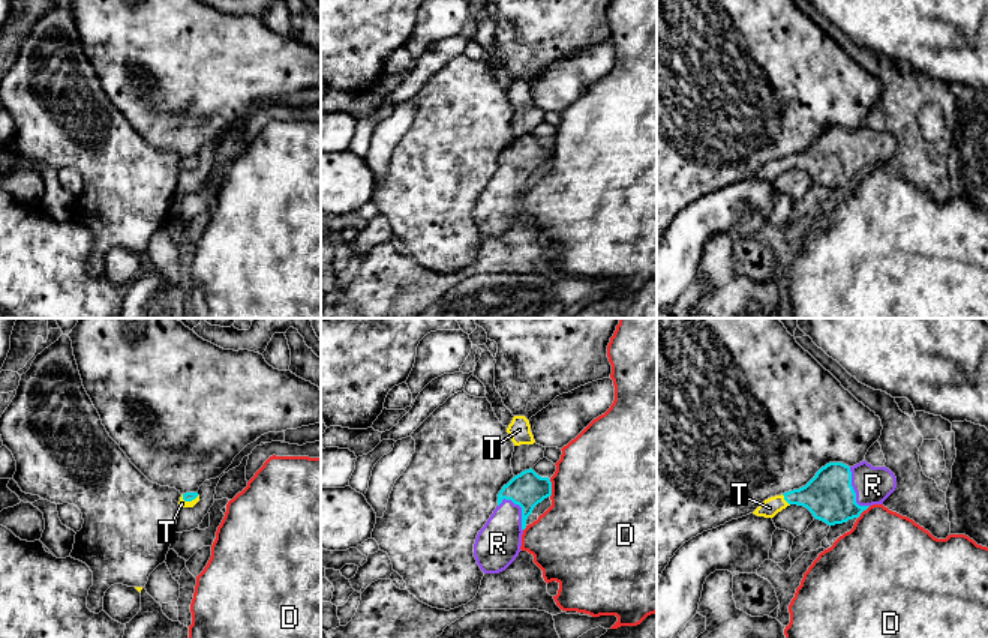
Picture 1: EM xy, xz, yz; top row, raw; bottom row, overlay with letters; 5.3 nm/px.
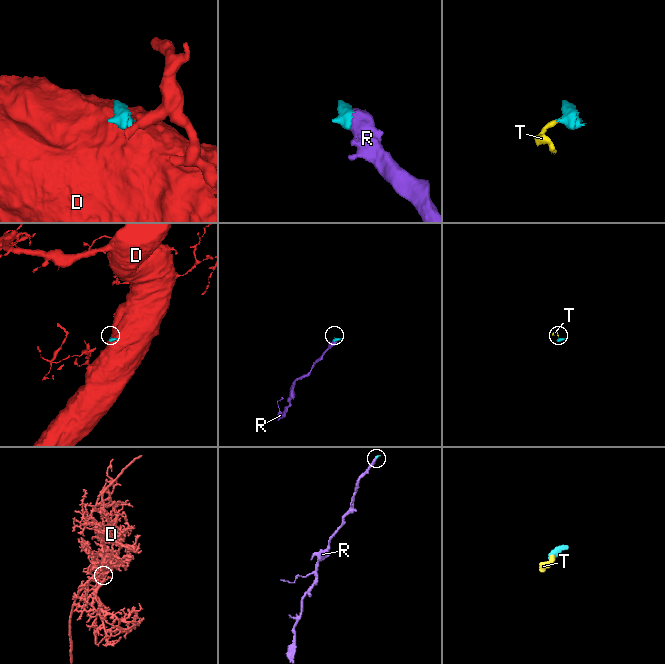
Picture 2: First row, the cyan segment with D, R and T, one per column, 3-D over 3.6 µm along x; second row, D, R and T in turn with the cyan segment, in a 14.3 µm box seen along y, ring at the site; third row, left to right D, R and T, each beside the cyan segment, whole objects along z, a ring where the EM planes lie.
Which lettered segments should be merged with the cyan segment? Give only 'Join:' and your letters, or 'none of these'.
Join: R, T

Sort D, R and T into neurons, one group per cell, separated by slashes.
D / R T

